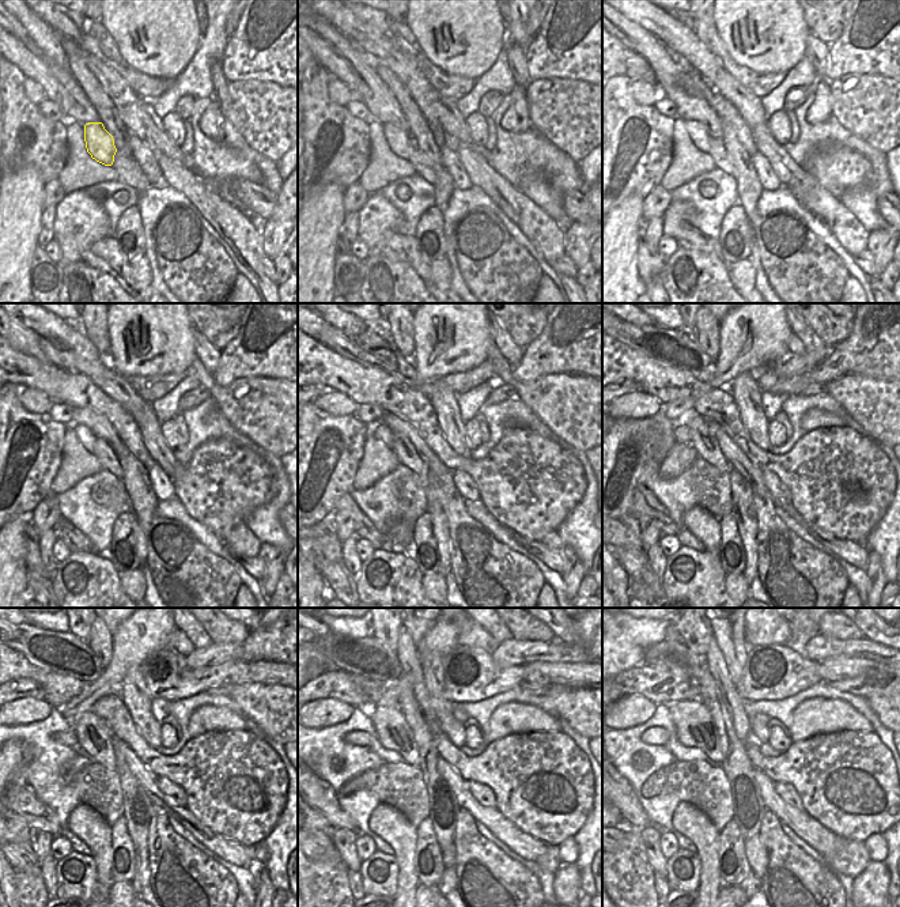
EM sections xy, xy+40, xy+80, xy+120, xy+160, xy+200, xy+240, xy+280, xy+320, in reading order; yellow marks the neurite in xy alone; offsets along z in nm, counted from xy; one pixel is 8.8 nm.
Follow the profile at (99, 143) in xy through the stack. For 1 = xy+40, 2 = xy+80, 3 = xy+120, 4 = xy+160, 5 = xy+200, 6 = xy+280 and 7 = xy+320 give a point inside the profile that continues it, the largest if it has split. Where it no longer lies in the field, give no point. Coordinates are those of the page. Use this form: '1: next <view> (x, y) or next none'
1: next xy+40 (397, 139)
2: next xy+80 (700, 138)
3: next xy+120 (87, 438)
4: next xy+160 (382, 431)
5: next xy+200 (681, 434)
6: next xy+280 (355, 737)
7: next xy+320 (654, 736)

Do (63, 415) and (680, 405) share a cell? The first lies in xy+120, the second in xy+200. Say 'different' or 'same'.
same

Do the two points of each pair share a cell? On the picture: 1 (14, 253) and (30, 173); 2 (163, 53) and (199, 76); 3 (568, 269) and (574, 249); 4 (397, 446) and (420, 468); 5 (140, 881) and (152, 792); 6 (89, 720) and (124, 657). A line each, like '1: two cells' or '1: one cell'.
1: one cell
2: two cells
3: two cells
4: one cell
5: two cells
6: two cells

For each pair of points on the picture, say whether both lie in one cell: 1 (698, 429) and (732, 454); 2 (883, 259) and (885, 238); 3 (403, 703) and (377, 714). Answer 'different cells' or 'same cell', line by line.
1: different cells
2: same cell
3: different cells

